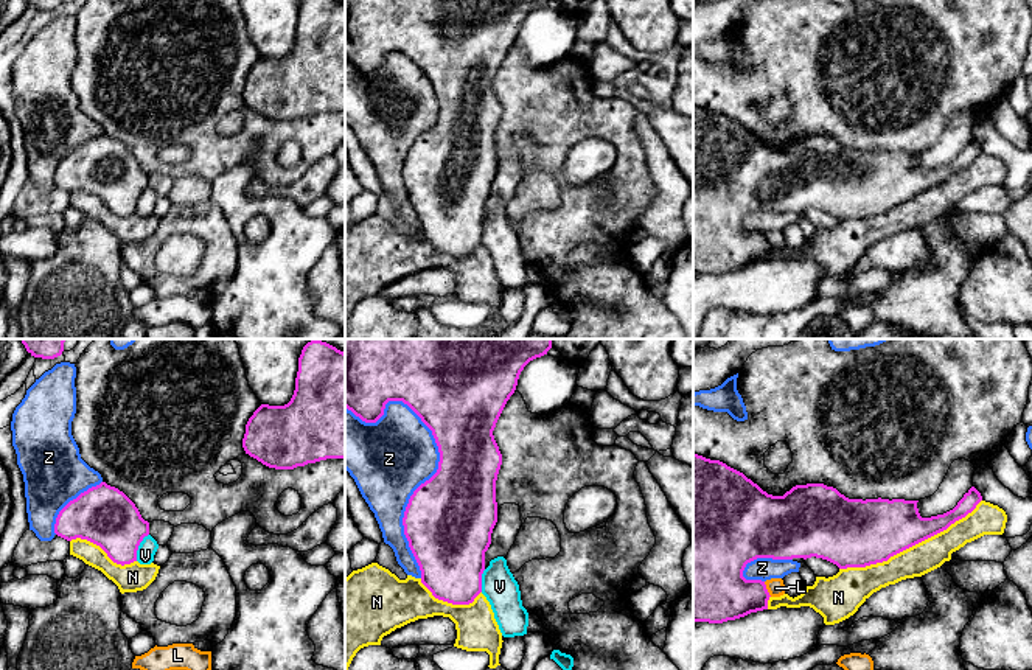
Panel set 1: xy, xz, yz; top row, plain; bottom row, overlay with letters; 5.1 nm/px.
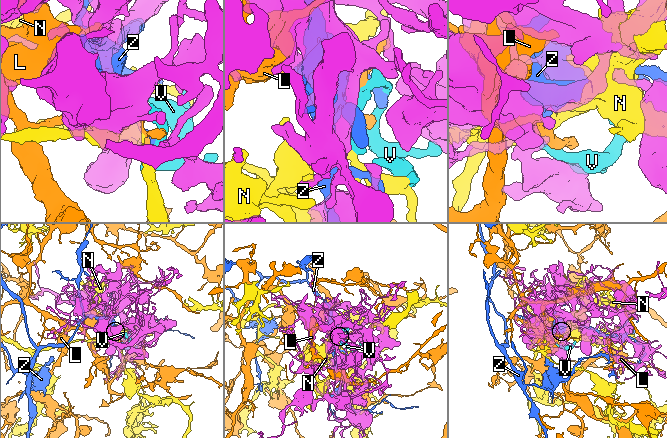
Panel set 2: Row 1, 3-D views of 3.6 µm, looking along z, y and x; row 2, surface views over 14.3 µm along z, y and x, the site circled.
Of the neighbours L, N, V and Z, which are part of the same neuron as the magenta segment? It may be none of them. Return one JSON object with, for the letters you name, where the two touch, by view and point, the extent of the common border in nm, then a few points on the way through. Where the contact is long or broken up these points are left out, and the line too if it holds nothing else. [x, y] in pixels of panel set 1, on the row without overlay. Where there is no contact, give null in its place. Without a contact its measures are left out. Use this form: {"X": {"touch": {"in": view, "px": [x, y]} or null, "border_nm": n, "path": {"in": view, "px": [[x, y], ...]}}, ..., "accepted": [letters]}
{"V": {"touch": {"in": "xy", "px": [137, 199]}, "border_nm": 160}, "accepted": ["V"]}

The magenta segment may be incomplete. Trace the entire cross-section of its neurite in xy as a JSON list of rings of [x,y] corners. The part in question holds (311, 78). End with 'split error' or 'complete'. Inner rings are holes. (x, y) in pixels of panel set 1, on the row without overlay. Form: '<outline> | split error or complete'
[[[303,0],[291,53],[284,58],[261,56],[246,76],[242,99],[275,121],[345,110],[345,5],[337,0]]] | complete

